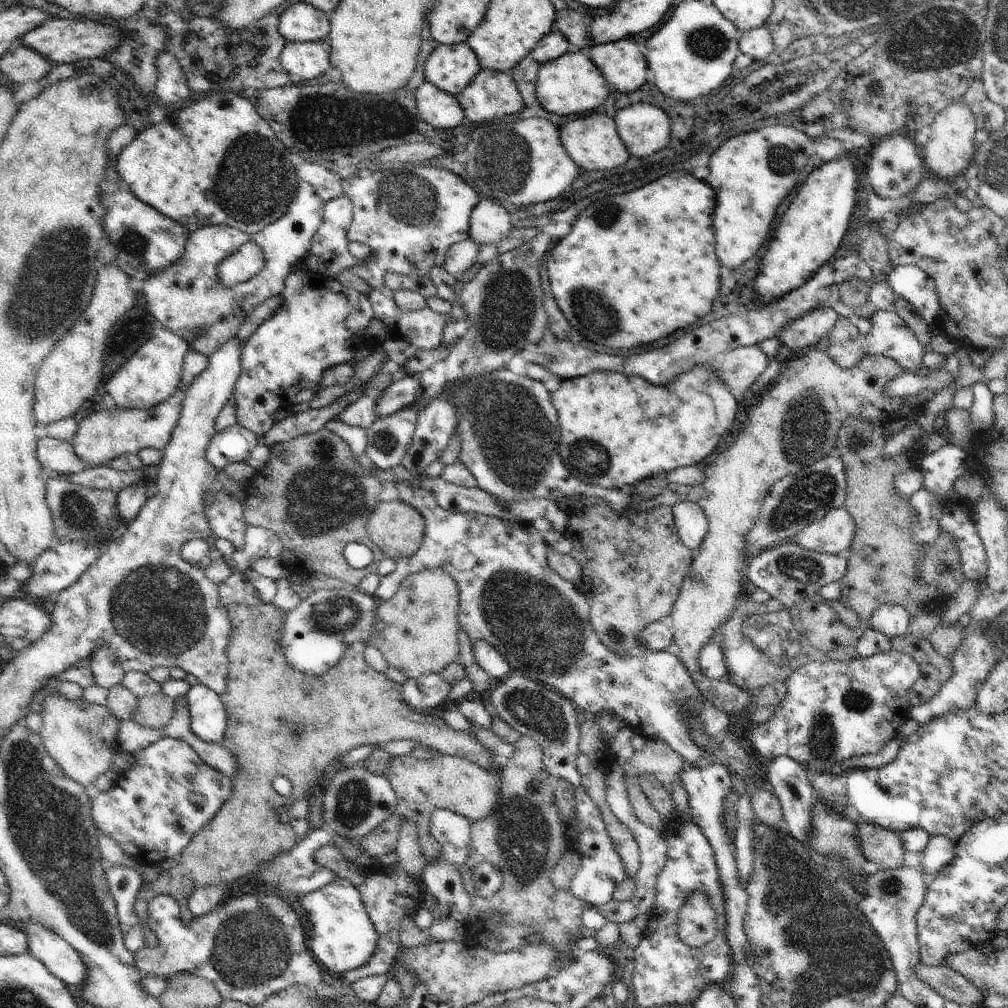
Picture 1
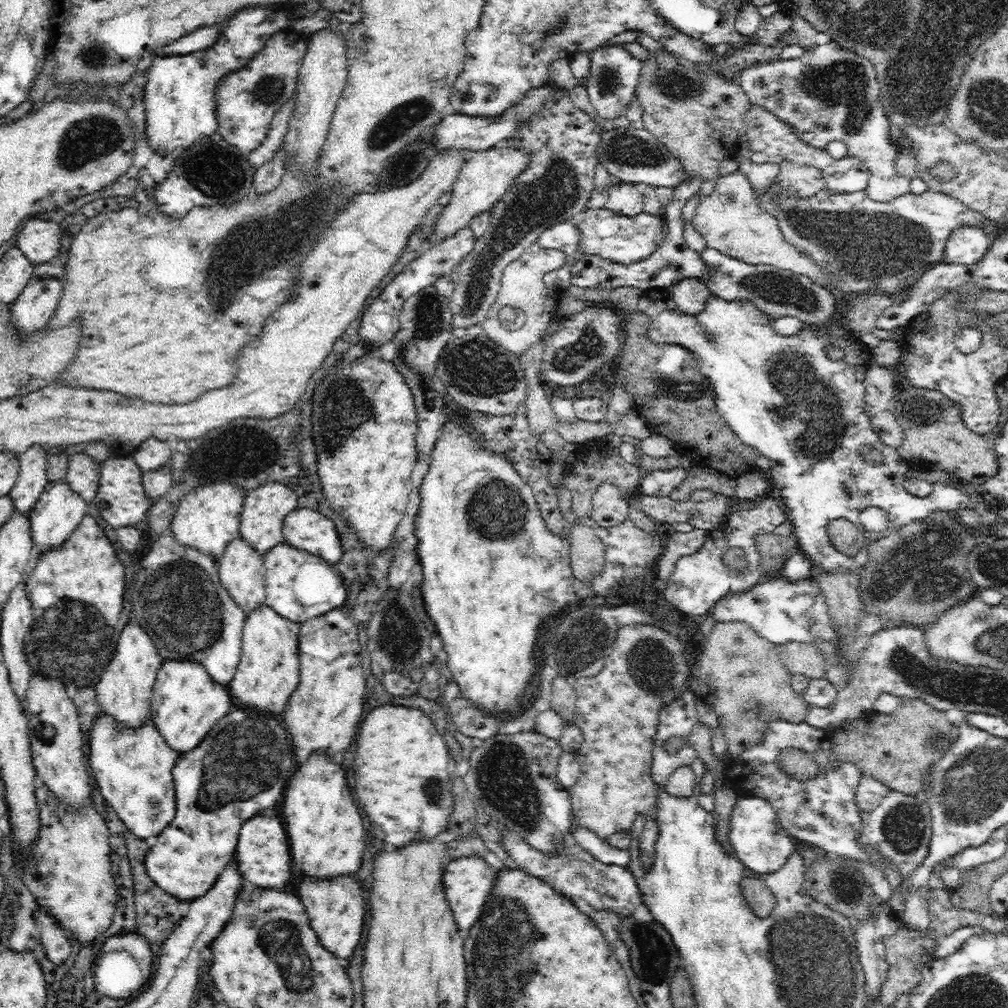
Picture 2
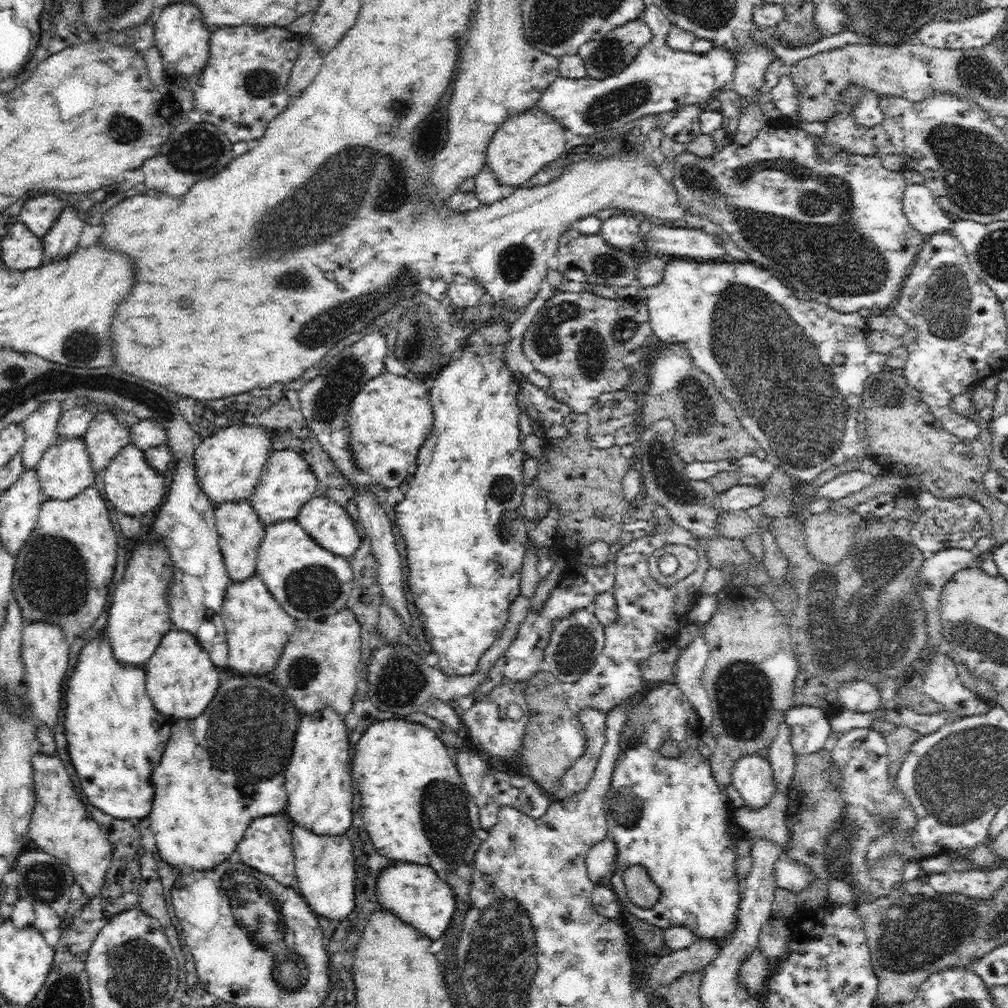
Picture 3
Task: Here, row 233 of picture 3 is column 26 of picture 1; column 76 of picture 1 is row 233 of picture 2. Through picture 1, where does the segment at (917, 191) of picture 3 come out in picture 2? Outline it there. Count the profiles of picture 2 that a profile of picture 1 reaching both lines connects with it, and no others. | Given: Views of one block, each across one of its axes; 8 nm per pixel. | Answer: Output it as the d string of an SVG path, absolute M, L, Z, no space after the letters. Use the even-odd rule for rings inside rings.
M979 226L954 228L948 238L944 261L958 265L974 265L980 262L991 246L984 229Z

